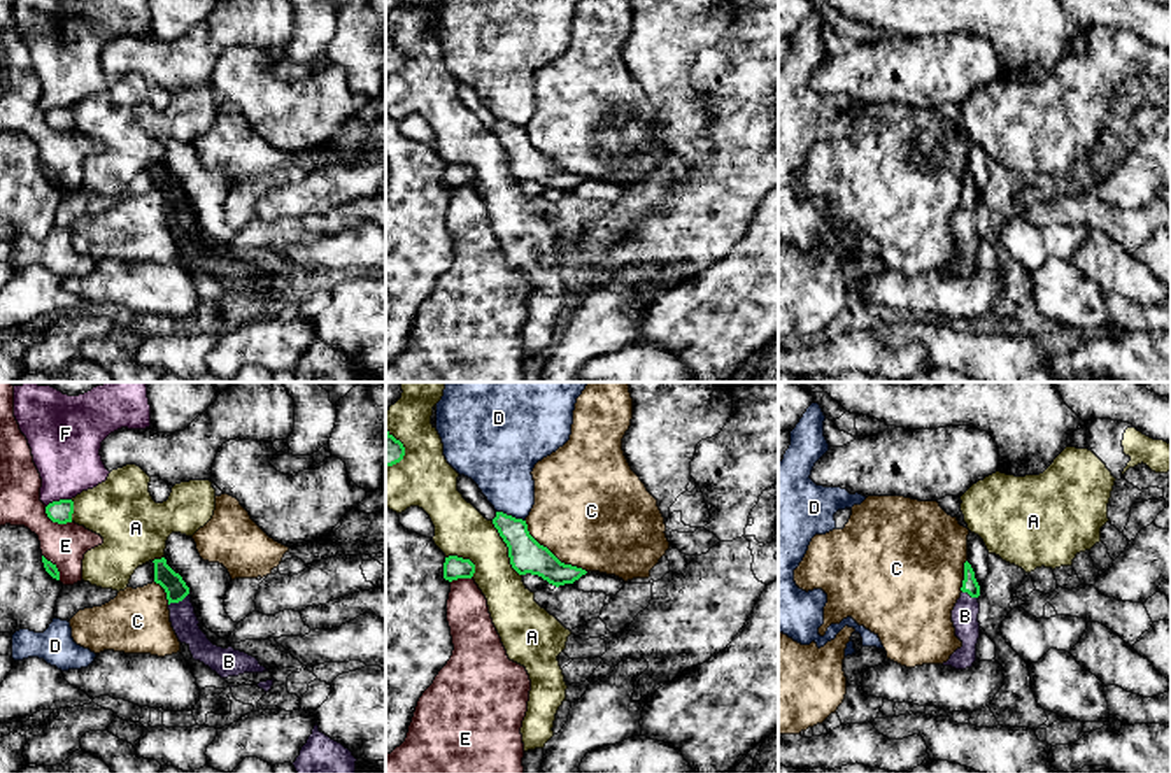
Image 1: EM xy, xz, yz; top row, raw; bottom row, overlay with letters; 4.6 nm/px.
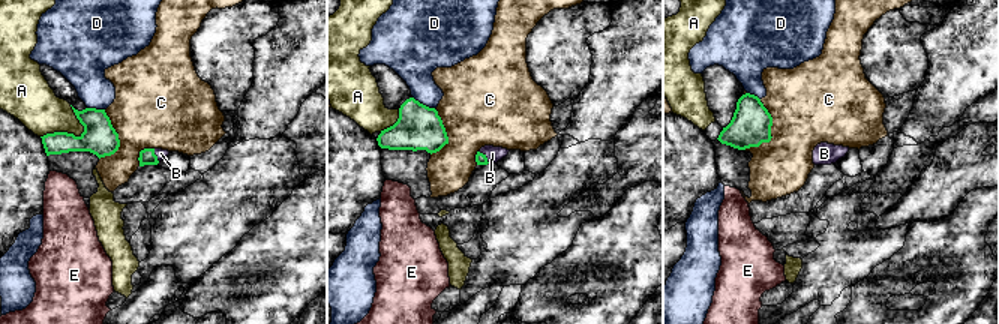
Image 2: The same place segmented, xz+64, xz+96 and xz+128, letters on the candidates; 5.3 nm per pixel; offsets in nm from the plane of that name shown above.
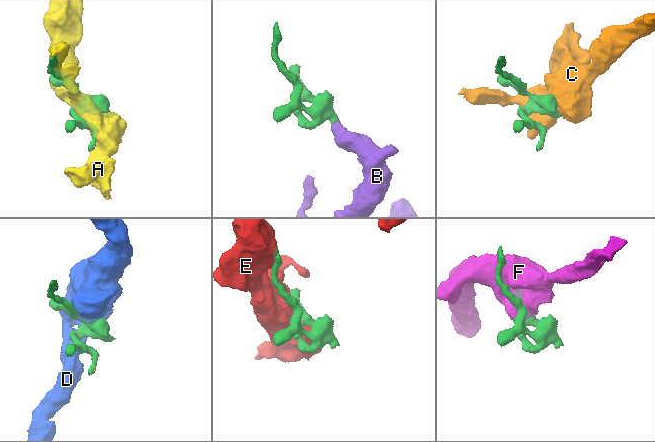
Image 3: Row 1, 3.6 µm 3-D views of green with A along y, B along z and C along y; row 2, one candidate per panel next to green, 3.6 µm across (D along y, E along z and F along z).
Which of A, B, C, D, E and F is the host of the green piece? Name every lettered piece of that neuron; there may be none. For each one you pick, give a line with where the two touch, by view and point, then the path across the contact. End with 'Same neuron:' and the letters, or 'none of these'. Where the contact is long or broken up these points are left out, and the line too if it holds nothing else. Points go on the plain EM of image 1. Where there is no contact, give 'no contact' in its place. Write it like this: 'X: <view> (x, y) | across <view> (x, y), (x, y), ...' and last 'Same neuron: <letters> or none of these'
B: xy (177, 209) | across xy (172, 190), (177, 198), (177, 209), (183, 225)
Same neuron: B

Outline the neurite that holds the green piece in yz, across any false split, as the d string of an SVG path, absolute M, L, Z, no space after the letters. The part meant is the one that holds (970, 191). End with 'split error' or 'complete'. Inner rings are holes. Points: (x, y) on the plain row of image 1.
M968 168L964 170L964 188L961 198L961 205L952 217L952 230L955 235L955 244L962 249L962 254L957 256L947 270L943 270L943 273L952 273L955 277L973 273L976 268L976 251L980 245L980 193Z; split error

